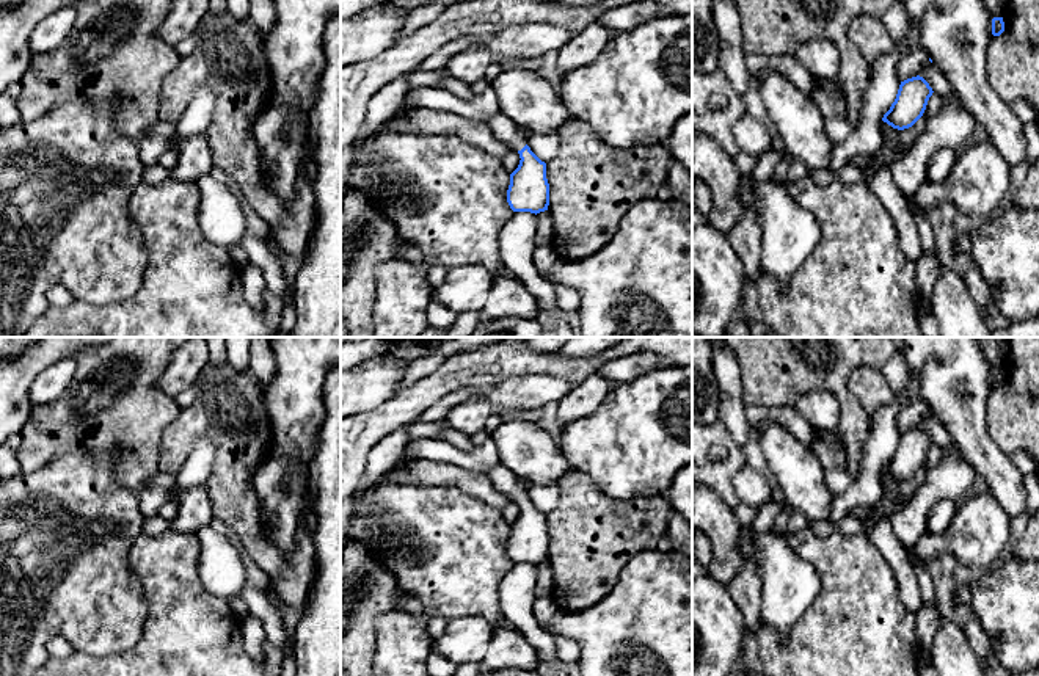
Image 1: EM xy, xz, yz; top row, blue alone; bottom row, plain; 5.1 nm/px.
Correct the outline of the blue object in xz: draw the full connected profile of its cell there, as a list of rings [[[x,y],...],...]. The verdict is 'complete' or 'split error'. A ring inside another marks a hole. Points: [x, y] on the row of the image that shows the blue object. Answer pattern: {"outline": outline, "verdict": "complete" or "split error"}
{"outline": [[[493,116],[488,122],[493,135],[507,143],[520,154],[520,165],[510,174],[510,185],[507,190],[507,202],[513,212],[540,213],[549,205],[549,184],[546,179],[546,163],[541,162],[526,144],[527,136],[521,133],[520,127],[502,116]]], "verdict": "split error"}

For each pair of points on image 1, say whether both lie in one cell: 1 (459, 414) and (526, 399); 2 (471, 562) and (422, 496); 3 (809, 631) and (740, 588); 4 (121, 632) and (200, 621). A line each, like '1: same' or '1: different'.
1: different
2: same
3: different
4: different

